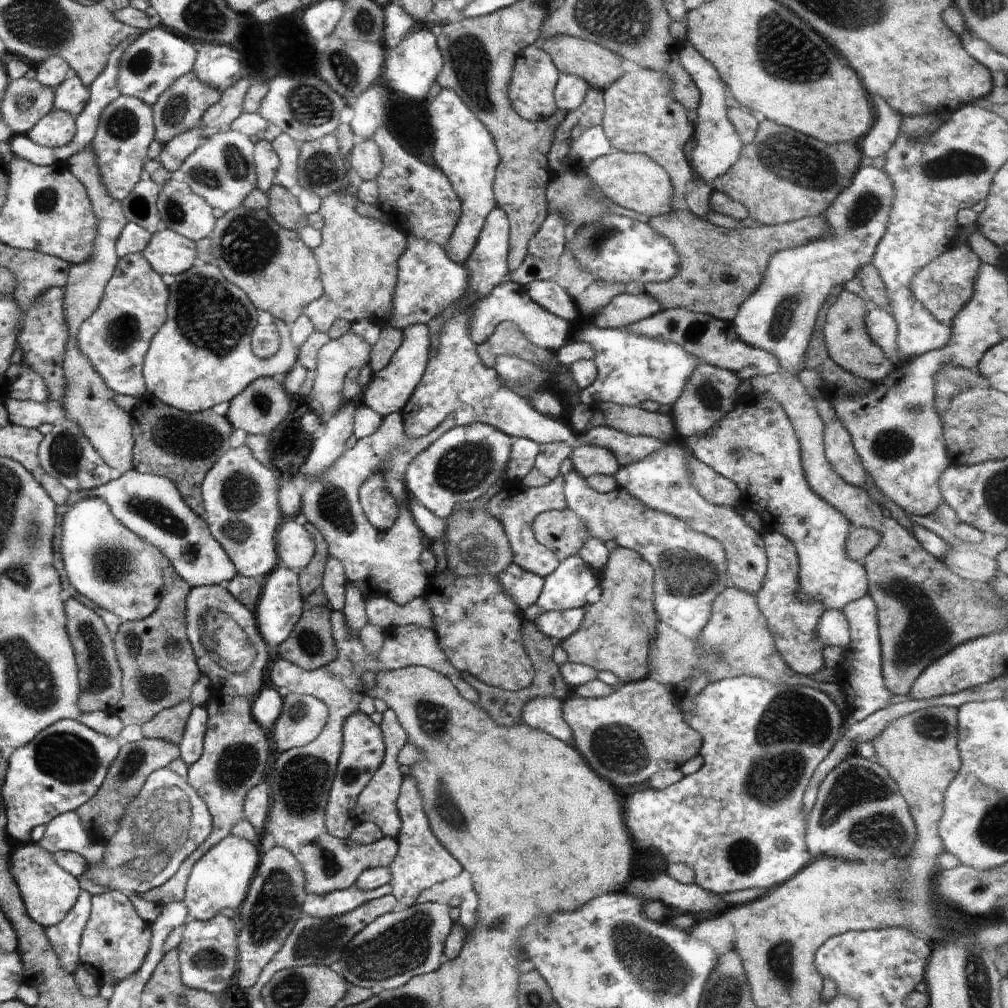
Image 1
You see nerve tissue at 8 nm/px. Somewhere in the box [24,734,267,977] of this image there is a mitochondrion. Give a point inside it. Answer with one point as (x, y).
(166, 820)

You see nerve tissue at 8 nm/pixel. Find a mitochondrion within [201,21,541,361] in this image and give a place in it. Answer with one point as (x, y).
(470, 58)

